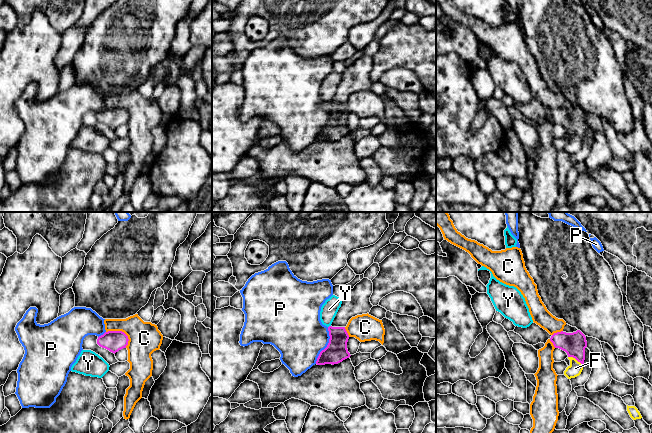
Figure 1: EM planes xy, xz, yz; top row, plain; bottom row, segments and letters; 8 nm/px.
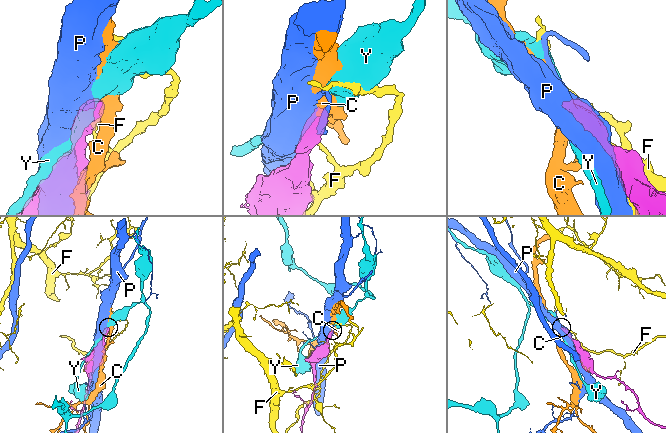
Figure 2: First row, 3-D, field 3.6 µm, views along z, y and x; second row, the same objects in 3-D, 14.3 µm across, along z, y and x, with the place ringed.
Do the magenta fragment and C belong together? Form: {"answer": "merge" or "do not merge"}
{"answer": "do not merge"}

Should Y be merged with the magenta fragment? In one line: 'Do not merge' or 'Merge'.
Do not merge

